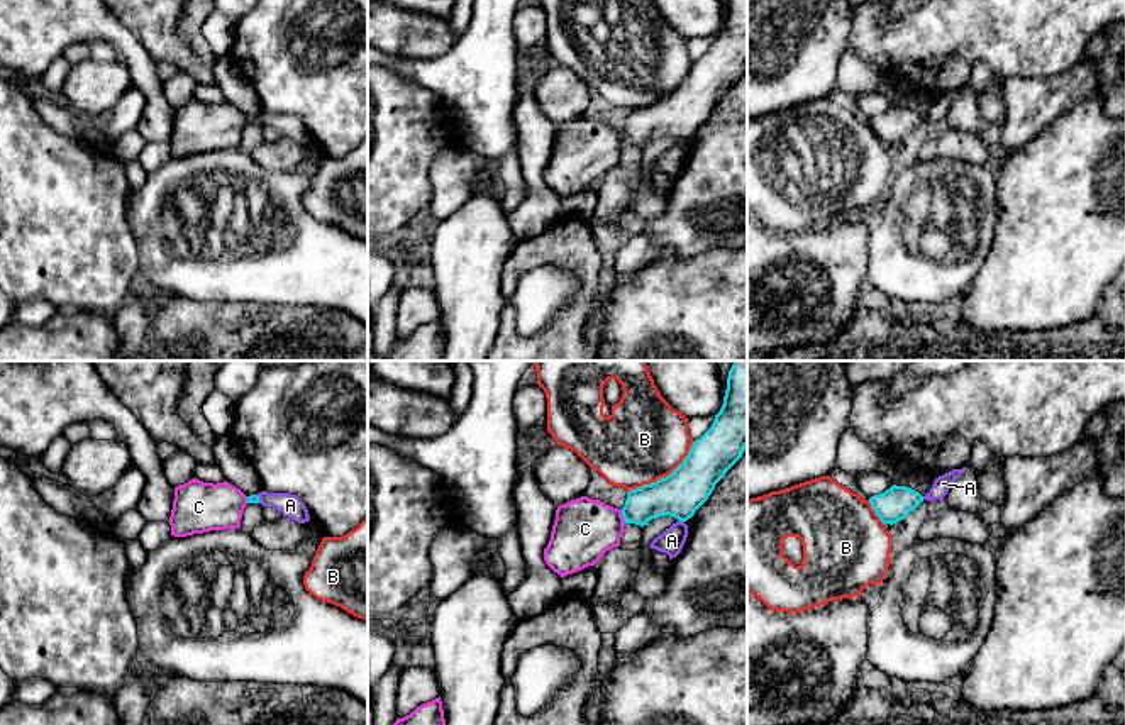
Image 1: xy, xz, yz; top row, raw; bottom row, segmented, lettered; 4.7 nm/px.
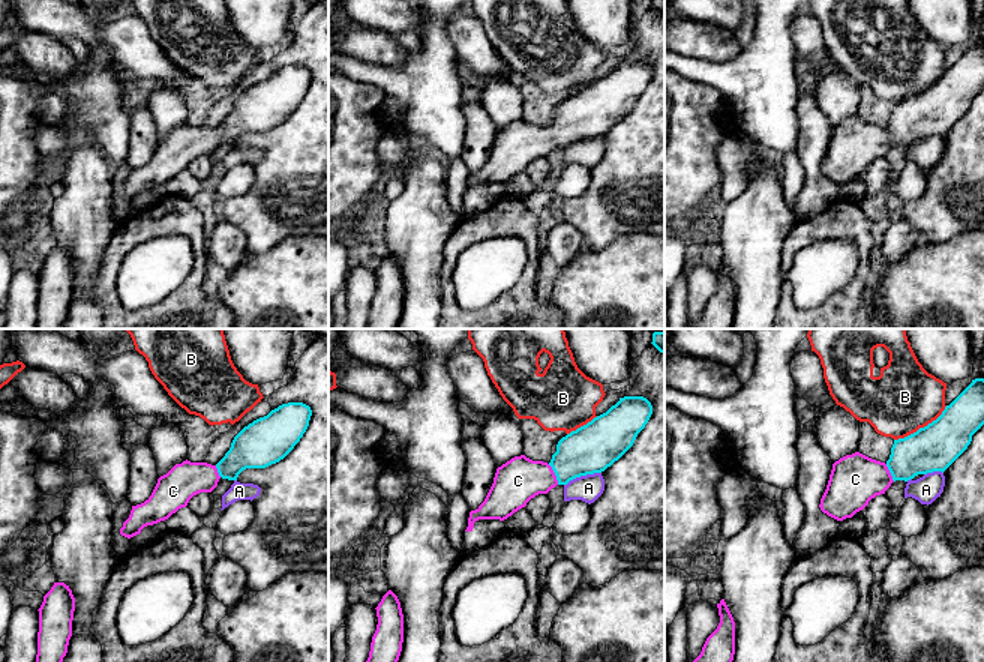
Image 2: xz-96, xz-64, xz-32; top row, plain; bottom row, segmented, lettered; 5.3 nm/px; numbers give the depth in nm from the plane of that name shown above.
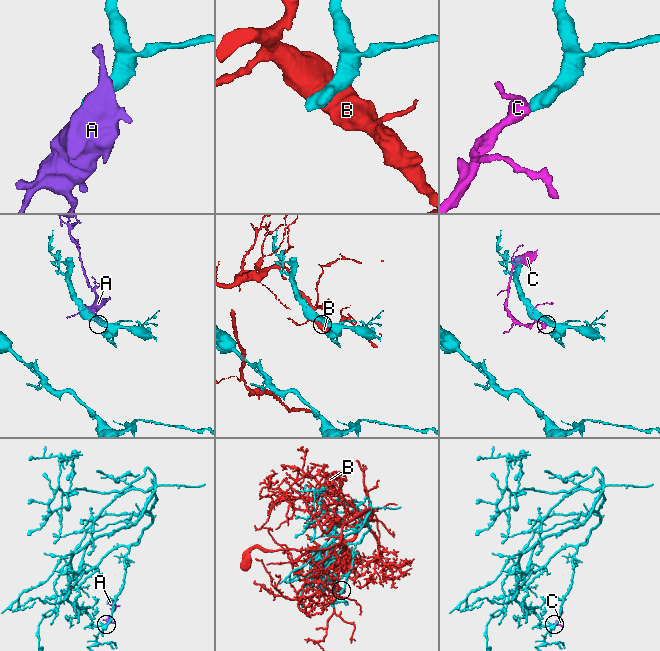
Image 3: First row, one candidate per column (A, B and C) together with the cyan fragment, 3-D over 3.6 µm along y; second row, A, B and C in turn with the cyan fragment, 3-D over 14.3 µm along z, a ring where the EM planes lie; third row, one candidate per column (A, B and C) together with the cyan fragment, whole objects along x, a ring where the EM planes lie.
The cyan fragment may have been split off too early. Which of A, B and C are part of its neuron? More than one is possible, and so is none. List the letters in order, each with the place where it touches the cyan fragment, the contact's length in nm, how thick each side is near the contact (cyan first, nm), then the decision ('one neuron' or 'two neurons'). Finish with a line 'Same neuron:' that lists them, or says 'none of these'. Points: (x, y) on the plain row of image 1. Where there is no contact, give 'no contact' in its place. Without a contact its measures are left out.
A: contact xz (681, 141); length 40 nm; calibres 220 and 120 nm; two neurons
B: contact xz (666, 97); length 400 nm; calibres 220 and 400 nm; two neurons
C: contact xz (622, 136); length 70 nm; calibres 180 and 300 nm; one neuron
Same neuron: C

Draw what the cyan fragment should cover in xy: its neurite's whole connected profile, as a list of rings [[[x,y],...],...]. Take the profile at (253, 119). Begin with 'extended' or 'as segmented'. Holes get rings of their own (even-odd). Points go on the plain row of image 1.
extended | [[[197,98],[175,108],[169,137],[171,156],[186,158],[210,151],[239,149],[247,124],[261,124],[258,115],[246,117],[230,103],[203,103]]]

